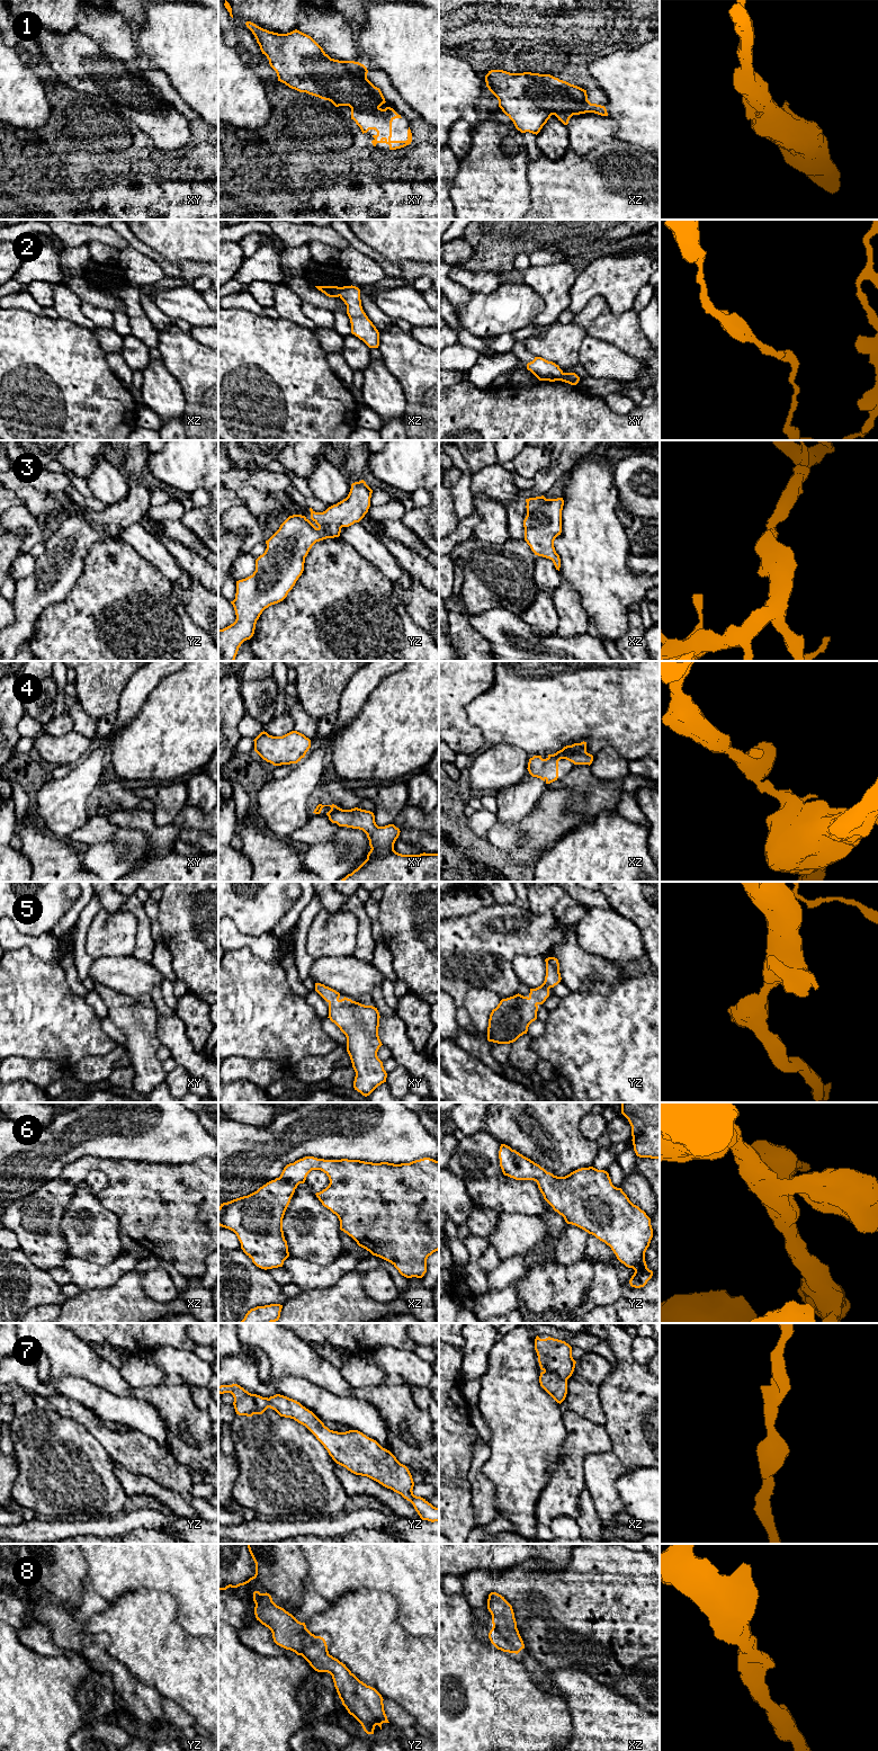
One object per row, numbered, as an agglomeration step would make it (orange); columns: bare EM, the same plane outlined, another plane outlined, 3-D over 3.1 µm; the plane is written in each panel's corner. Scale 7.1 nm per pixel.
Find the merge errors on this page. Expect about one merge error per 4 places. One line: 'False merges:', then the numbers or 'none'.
False merges: 2

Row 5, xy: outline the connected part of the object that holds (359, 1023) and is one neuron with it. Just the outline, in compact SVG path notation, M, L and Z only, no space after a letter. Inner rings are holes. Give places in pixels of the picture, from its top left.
M315 983L315 991L329 1003L329 1019L334 1022L347 1037L347 1052L356 1072L353 1088L362 1096L369 1096L378 1086L386 1082L387 1073L377 1052L383 1045L378 1036L379 1012L373 1006L365 1006L351 999L340 998L340 993L321 983Z

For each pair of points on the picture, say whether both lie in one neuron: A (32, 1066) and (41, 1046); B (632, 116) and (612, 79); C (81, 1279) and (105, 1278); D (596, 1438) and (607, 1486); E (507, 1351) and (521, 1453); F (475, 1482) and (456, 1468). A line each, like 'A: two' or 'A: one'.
A: two
B: one
C: one
D: two
E: one
F: two

